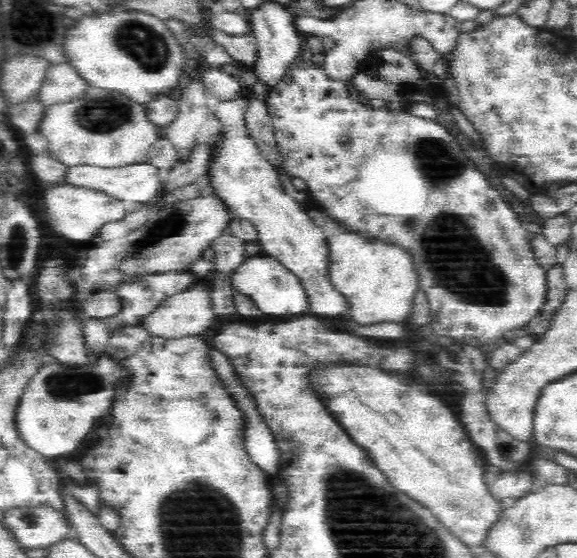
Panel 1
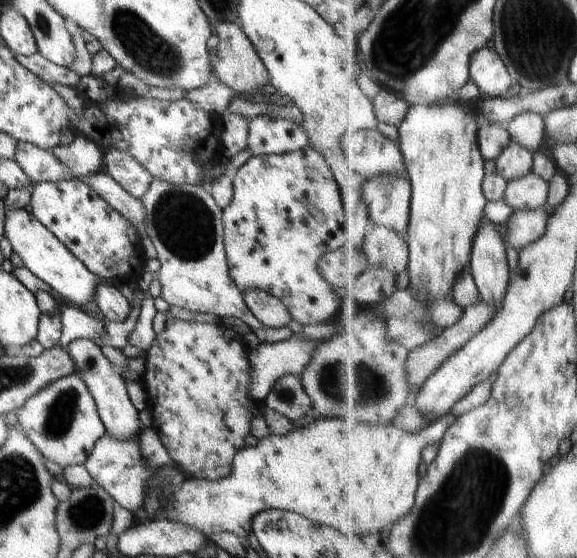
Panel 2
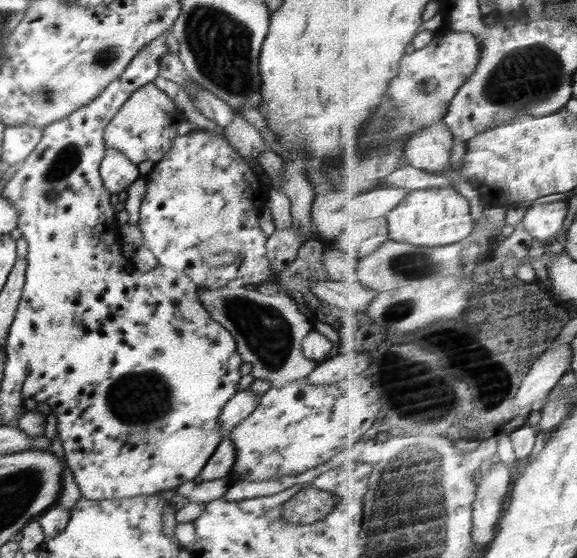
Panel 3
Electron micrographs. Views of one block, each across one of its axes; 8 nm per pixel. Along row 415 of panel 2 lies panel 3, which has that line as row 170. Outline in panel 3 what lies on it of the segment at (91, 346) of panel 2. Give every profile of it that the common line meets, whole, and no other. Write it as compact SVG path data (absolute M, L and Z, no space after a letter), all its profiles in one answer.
M106 145L99 172L106 191L115 195L124 189L128 190L132 183L141 178L136 165L130 162L120 150Z

